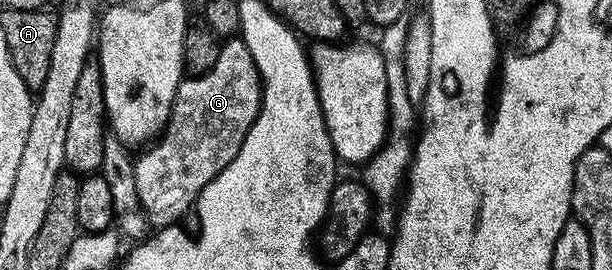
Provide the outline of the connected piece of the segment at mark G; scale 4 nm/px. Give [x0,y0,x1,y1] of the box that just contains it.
[133,38,264,226]

